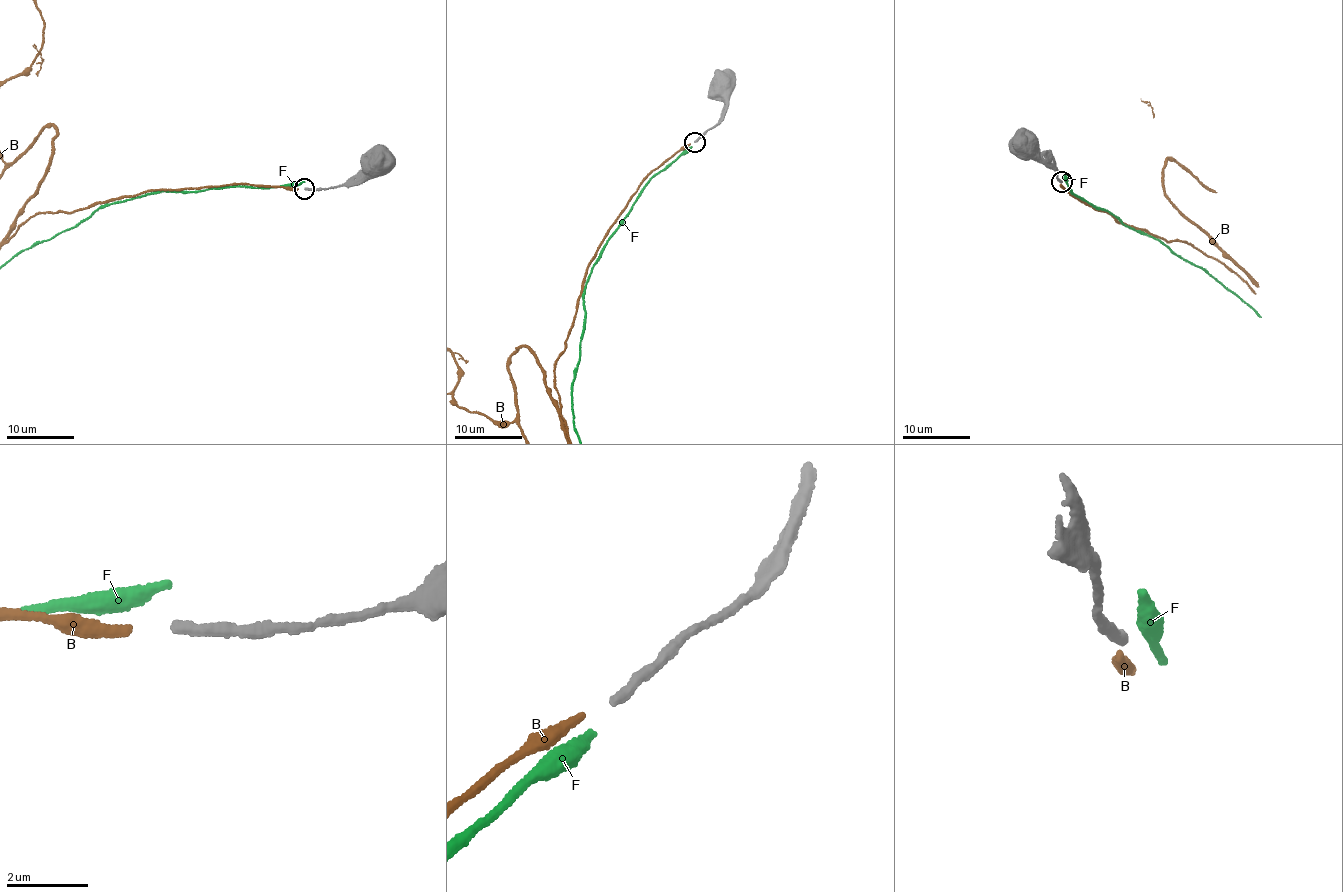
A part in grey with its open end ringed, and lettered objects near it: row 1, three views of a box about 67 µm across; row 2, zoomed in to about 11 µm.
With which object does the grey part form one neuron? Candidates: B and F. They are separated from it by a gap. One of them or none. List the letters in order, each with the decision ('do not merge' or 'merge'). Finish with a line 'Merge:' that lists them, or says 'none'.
B: merge
F: do not merge
Merge: B

